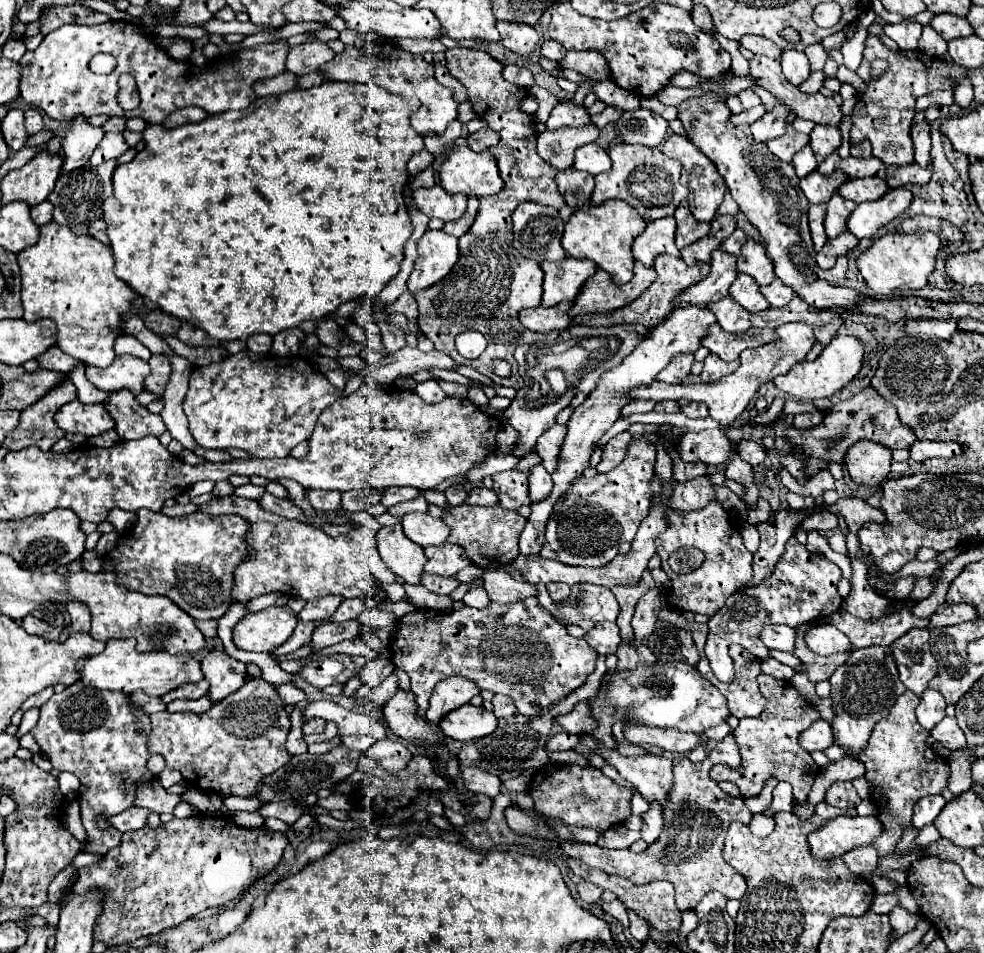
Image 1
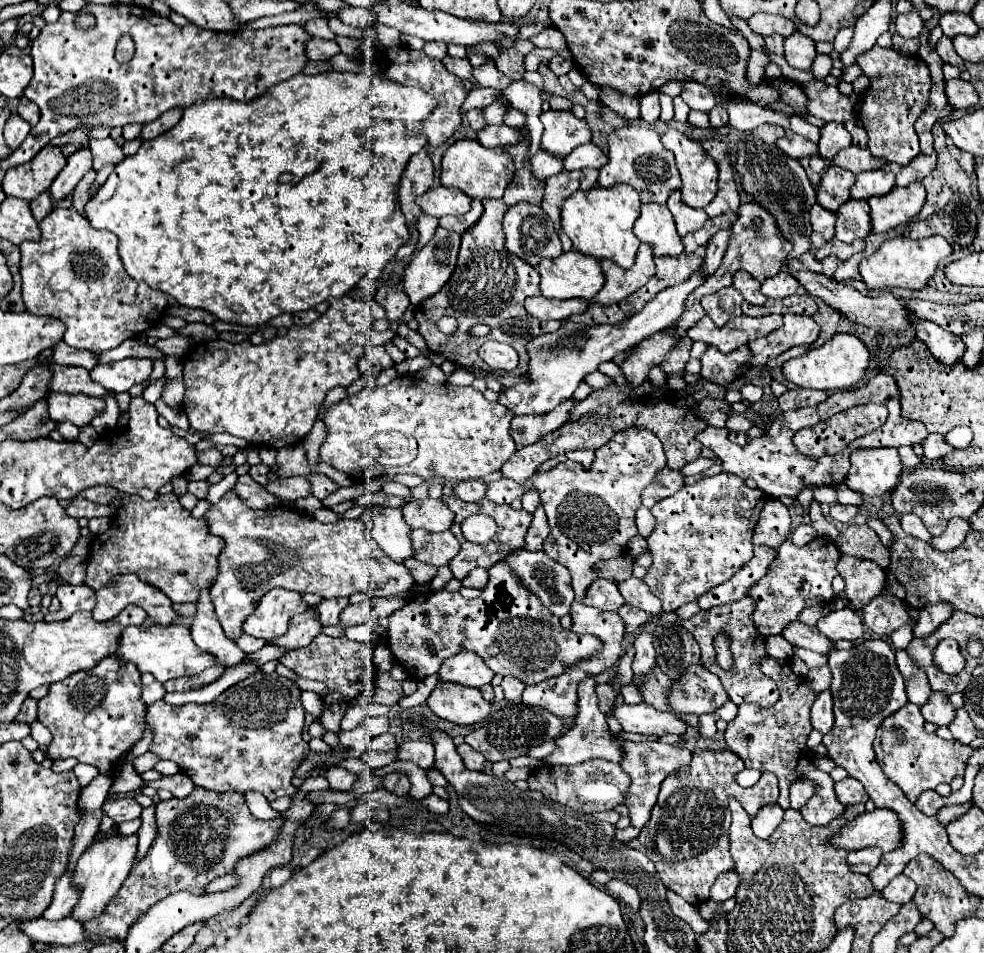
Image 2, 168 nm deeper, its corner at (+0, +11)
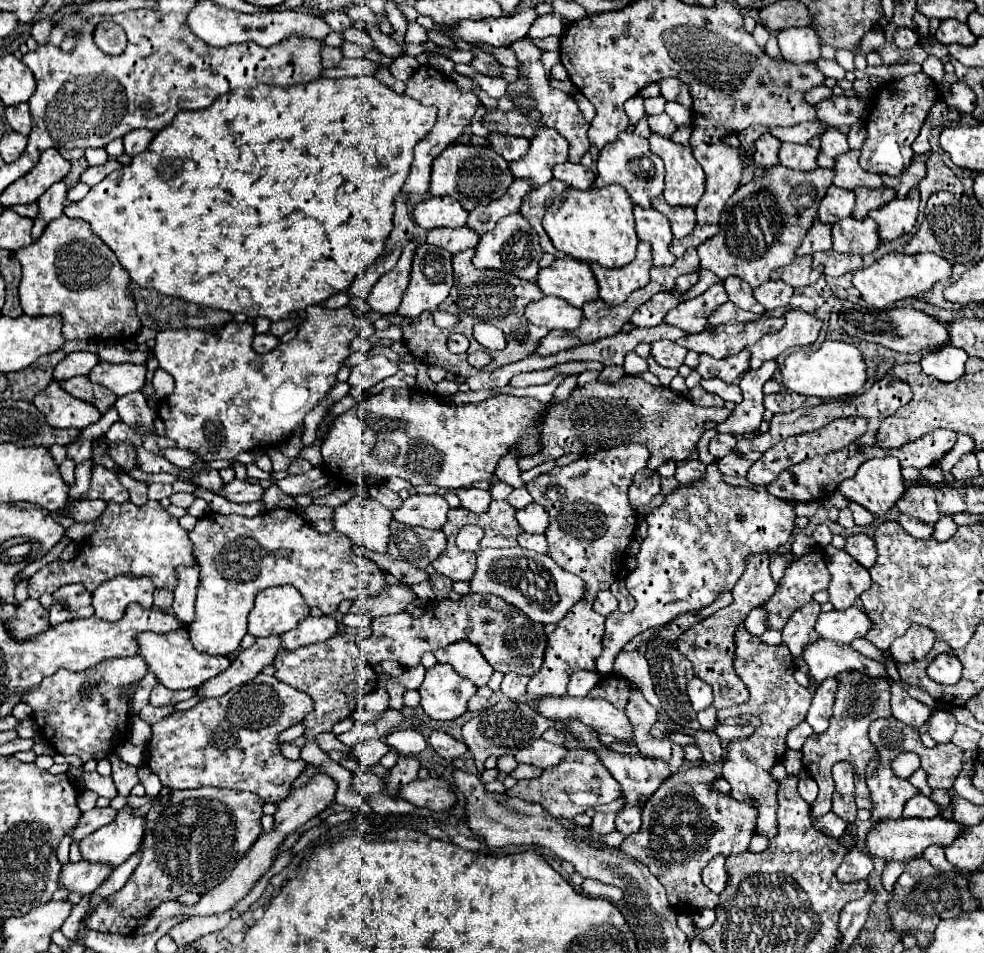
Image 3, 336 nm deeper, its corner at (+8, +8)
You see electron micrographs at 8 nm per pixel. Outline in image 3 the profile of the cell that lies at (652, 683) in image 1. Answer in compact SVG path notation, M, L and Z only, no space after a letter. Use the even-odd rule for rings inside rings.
M696 676L688 682L688 696L690 696L690 702L696 712L700 712L712 704L712 688Z

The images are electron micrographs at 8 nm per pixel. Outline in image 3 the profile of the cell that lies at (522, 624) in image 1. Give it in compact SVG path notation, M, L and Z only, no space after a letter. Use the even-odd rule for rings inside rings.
M466 594L460 602L434 602L426 608L422 618L412 618L406 612L378 616L372 622L372 636L360 644L360 652L372 666L384 660L396 660L400 666L416 666L422 654L434 652L458 640L472 640L490 666L502 674L516 672L534 676L544 662L544 626L532 622L516 606L510 606L508 602L490 594Z

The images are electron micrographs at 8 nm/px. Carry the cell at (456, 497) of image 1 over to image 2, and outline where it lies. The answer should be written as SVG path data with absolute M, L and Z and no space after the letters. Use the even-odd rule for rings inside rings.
M482 479L478 481L460 481L454 485L454 495L462 501L480 501L486 495L486 483Z

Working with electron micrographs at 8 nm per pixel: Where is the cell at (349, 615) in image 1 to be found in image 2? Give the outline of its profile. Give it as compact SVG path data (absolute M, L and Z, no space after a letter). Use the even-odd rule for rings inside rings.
M338 597L338 599L324 599L320 605L318 605L318 617L320 617L320 623L322 625L336 625L336 619L340 615L340 611L344 607L348 607L350 601L348 597Z

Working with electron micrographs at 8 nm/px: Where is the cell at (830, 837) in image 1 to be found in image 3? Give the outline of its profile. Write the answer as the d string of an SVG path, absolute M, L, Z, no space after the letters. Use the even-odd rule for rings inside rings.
M942 816L936 818L900 818L900 820L888 820L872 826L872 830L866 836L866 848L870 856L878 856L884 860L910 860L910 858L920 858L924 850L932 844L936 846L950 846L960 832L964 830L964 824L958 824L954 820L946 820Z

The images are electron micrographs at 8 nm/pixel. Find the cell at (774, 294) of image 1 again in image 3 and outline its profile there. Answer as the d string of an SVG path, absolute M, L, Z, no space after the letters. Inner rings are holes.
M768 280L766 284L754 288L754 298L766 308L766 310L774 310L774 308L780 308L780 306L788 306L790 298L794 294L794 288L788 286L786 282L778 280Z

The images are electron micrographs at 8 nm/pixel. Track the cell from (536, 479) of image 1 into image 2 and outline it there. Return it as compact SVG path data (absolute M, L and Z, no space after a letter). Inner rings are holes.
M530 489L530 491L526 491L526 493L522 495L522 507L524 507L528 513L534 513L538 505L540 505L540 495L538 495L534 489Z

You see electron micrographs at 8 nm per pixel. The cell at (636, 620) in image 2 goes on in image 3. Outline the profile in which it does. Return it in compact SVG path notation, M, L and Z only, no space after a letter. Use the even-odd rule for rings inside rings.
M712 462L706 470L708 478L704 478L704 486L696 486L696 490L674 490L666 496L664 504L656 508L648 518L648 536L642 540L640 552L636 554L638 566L626 578L628 592L636 598L636 606L632 612L624 614L620 610L606 616L606 632L602 636L604 652L596 660L596 672L608 674L612 672L612 664L616 654L622 650L626 642L638 636L644 630L666 626L676 616L700 610L716 600L716 596L730 592L742 572L746 570L746 560L752 554L768 554L774 556L792 540L794 532L794 506L786 500L772 496L766 490L752 490L752 488L738 488L722 482L722 474L718 466Z

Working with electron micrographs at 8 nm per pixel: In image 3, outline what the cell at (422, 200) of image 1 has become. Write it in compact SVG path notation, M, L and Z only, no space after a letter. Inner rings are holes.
M426 198L414 206L412 218L424 230L434 228L460 228L466 226L468 212L456 202L456 198Z

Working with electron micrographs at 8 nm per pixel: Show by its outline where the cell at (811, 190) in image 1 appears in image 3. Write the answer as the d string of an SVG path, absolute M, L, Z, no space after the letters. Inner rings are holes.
M830 186L828 194L820 202L818 220L826 224L834 224L844 218L850 218L852 210L854 210L854 192Z

